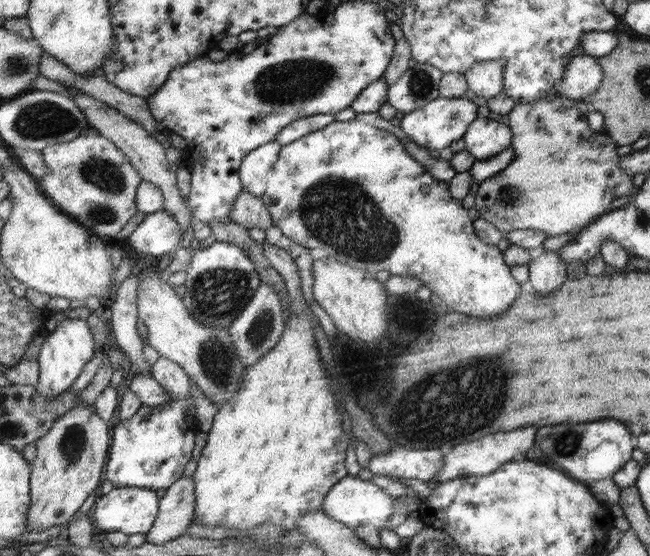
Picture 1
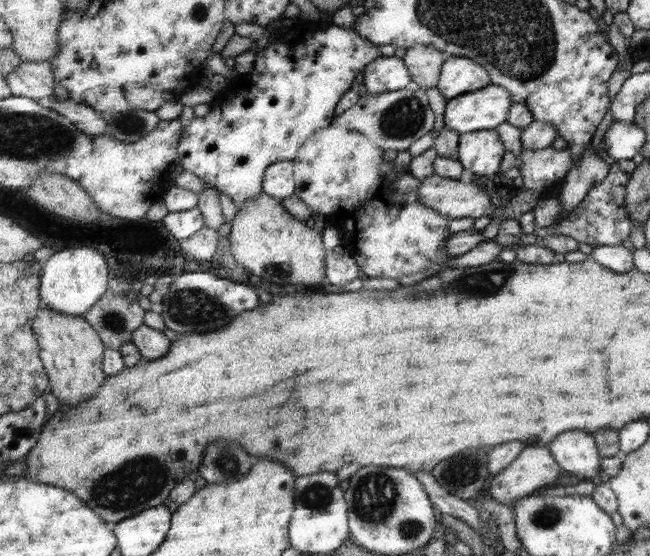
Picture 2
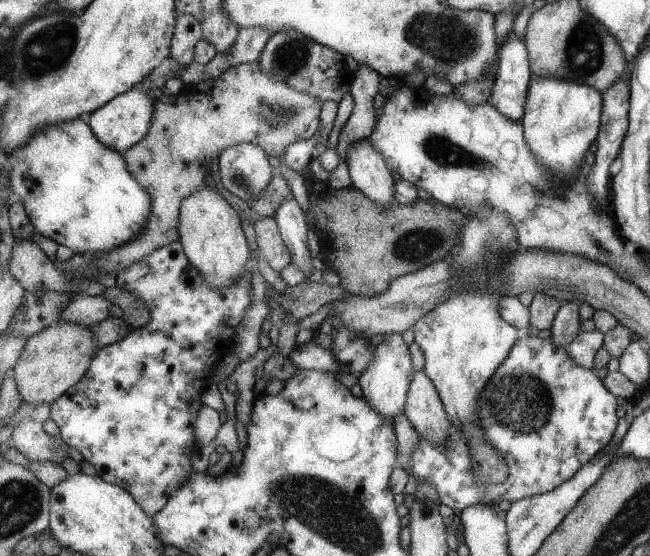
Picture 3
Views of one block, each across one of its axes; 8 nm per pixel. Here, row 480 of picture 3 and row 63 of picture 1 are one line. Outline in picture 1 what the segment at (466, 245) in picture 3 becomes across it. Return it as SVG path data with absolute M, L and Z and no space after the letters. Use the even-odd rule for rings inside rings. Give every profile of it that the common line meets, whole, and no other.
M492 60L474 63L463 75L472 92L488 100L504 91L504 61Z

